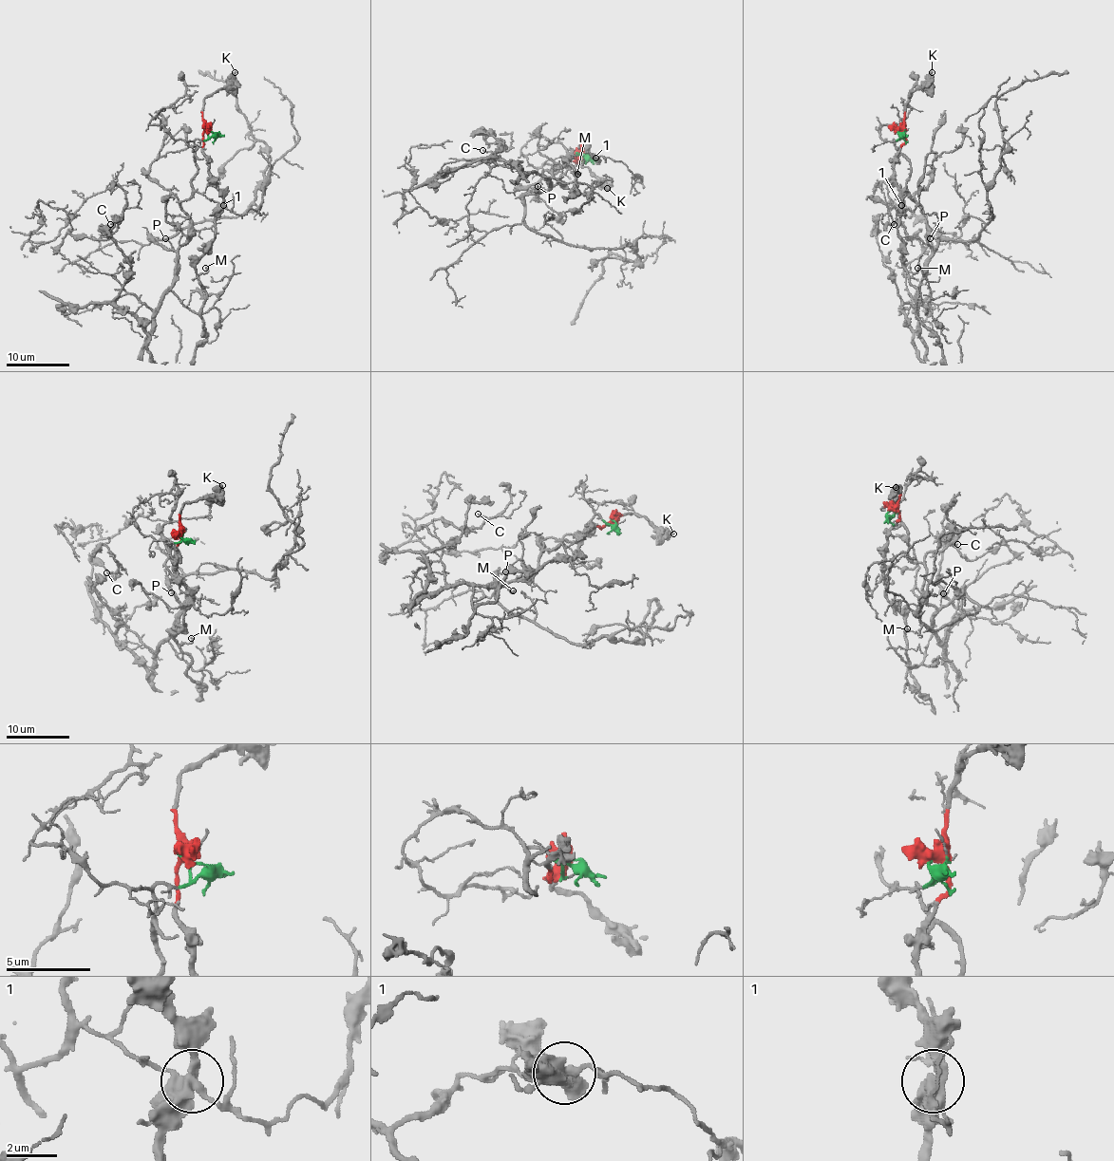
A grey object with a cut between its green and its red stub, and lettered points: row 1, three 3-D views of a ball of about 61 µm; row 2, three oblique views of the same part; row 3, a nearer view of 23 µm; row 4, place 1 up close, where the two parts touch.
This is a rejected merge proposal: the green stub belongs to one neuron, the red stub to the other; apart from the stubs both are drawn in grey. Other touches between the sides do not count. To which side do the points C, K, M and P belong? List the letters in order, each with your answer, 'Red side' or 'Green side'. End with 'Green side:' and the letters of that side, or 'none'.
C: Green side
K: Red side
M: Red side
P: Green side
Green side: C, P

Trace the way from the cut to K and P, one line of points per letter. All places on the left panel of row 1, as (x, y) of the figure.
K: (205, 131), (202, 117), (204, 100), (219, 90), (236, 71)
P: (205, 131), (214, 134), (195, 140), (198, 173), (191, 196), (180, 203), (190, 236), (176, 250), (164, 239)

